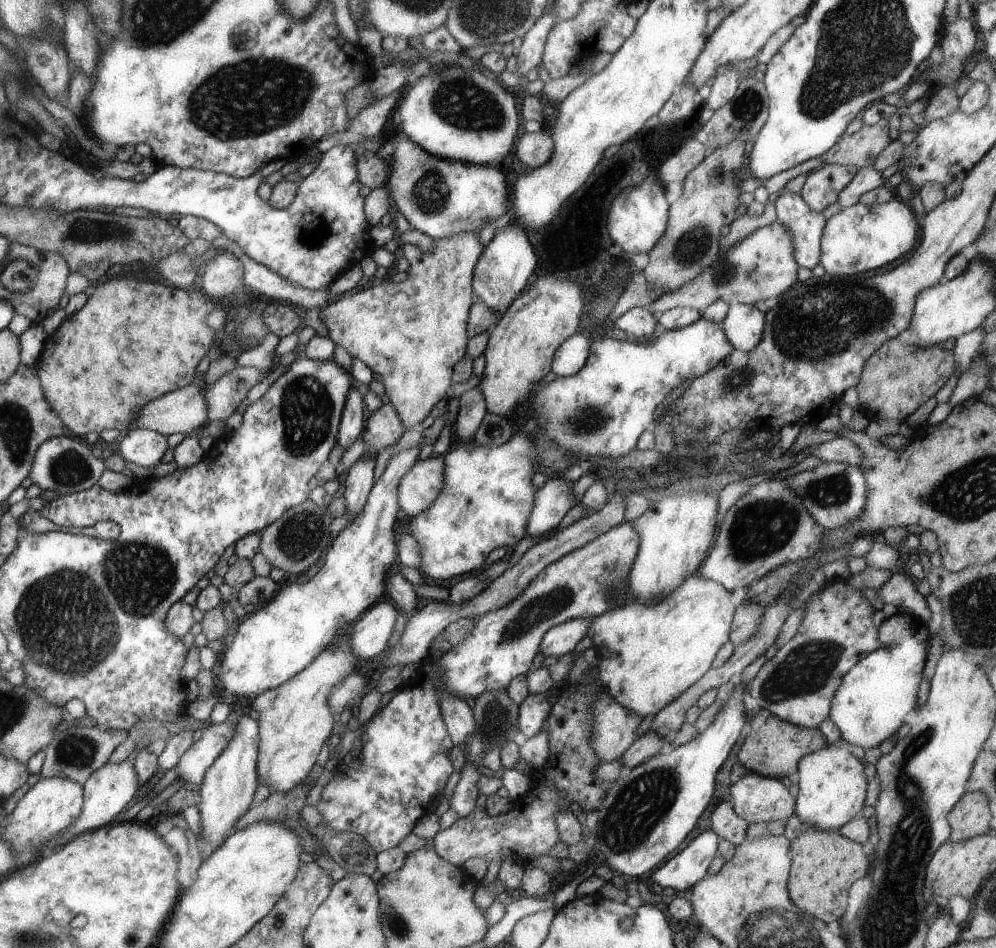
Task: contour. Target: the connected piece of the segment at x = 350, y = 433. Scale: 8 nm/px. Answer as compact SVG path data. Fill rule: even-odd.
M353 387L349 393L344 415L341 417L338 444L347 451L362 434L364 428L364 400L358 389Z

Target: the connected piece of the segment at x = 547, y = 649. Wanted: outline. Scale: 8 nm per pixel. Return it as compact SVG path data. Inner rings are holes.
M592 619L568 620L568 622L554 626L549 632L546 632L544 639L541 641L540 651L542 656L544 658L561 658L569 652L573 652L576 644L587 636Z

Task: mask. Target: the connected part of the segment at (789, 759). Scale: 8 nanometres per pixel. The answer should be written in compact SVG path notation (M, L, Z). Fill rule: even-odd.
M761 709L753 720L750 720L750 725L753 726L753 730L738 752L738 761L750 773L758 773L761 776L778 779L790 777L797 772L797 765L804 756L828 746L820 730L791 724L789 721L774 716L768 710Z

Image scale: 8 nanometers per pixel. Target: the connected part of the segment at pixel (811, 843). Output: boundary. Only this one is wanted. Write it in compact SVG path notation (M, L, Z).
M808 829L793 840L792 871L788 890L794 904L809 916L828 925L842 921L848 907L849 890L856 880L870 875L868 847L849 840L836 831Z

